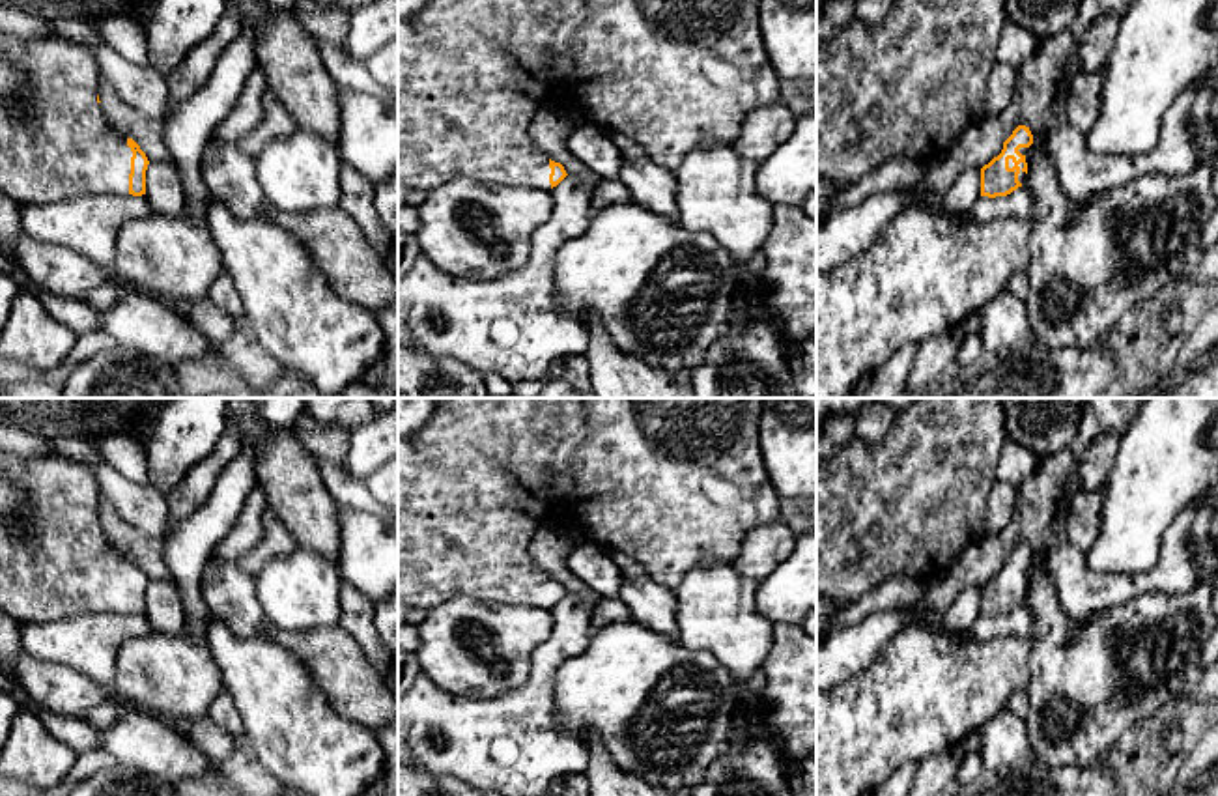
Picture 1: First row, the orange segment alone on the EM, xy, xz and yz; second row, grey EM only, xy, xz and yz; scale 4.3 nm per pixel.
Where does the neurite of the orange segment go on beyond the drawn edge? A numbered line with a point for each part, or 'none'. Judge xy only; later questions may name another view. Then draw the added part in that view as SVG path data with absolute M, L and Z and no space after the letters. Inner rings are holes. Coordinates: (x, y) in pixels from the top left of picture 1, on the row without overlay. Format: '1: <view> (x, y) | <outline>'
1: xy (56, 563) | M7 452L0 454L0 475L21 499L13 521L0 514L0 611L21 624L127 615L133 570L97 519L103 503L93 467L56 452L32 458Z

